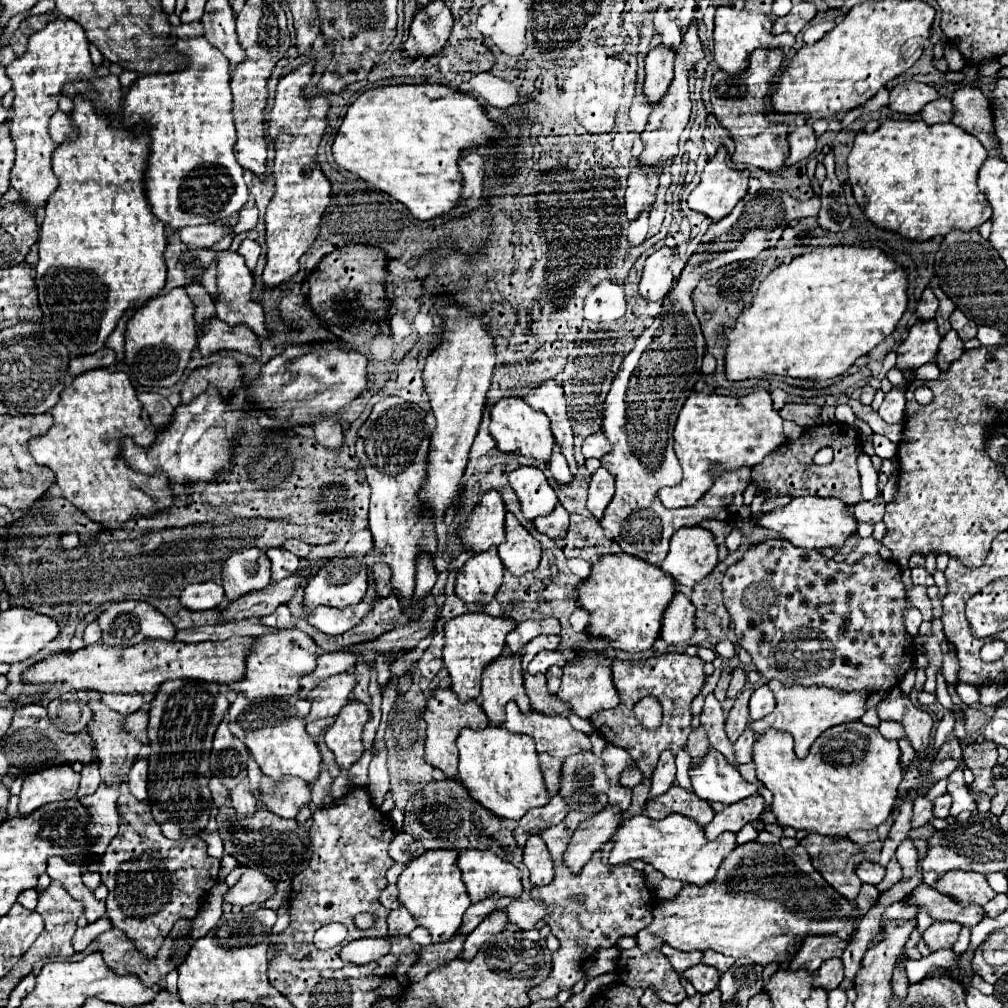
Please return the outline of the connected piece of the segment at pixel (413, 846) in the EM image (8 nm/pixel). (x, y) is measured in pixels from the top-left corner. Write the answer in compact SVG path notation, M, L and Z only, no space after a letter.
M396 831L394 839L390 843L390 849L388 849L390 857L394 861L400 861L400 863L408 863L408 861L420 857L424 851L426 849L412 835L408 835L404 831Z

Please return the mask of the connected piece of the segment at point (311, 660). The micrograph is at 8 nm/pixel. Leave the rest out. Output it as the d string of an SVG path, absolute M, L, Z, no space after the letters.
M286 629L258 637L246 655L246 677L238 683L232 683L230 689L246 695L250 701L296 695L300 691L300 679L312 673L312 669L316 667L318 653L320 647L316 647L316 643L298 629Z

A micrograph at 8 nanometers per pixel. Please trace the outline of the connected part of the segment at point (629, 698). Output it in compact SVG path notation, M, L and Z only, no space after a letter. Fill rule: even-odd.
M664 653L660 657L652 657L646 663L638 663L638 665L630 661L614 661L610 669L612 669L612 683L620 695L620 705L616 709L594 713L590 721L608 743L626 749L630 757L636 761L638 769L644 773L644 777L650 777L662 751L670 749L676 755L680 749L686 747L688 733L692 729L690 703L698 695L700 685L704 683L704 663L698 657L688 657L684 653ZM672 683L674 683L674 689L672 689ZM644 697L656 697L662 705L662 725L656 731L650 731L650 729L636 731L636 717L632 707Z

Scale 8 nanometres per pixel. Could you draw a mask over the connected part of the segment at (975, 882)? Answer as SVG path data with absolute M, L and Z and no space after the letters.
M966 871L944 873L938 879L936 889L964 905L984 905L996 897L994 889L988 885L984 875L966 873Z

